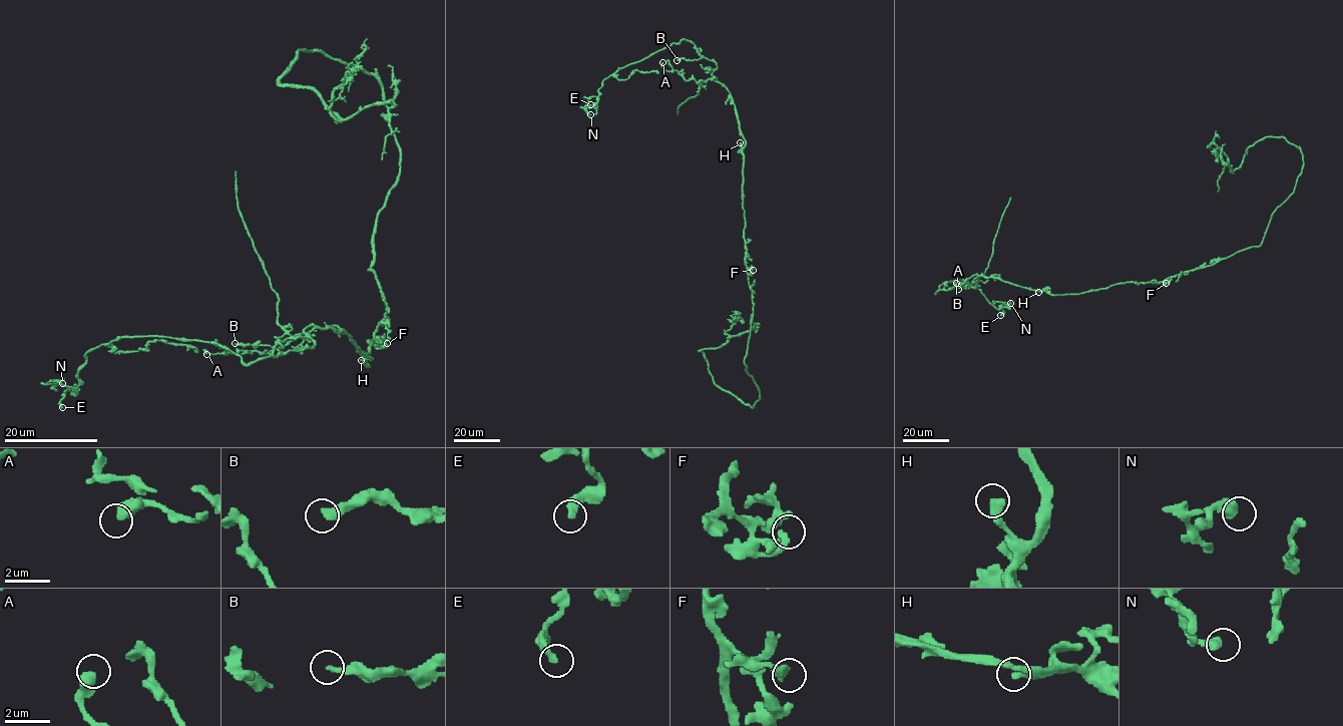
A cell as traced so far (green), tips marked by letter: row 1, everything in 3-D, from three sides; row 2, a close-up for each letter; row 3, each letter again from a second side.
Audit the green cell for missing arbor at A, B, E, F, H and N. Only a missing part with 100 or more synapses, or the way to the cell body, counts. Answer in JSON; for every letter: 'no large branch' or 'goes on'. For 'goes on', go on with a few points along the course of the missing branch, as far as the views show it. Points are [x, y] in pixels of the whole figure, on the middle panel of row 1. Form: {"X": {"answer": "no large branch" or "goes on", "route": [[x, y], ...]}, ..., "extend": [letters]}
{"A": {"answer": "no large branch"}, "B": {"answer": "no large branch"}, "E": {"answer": "no large branch"}, "F": {"answer": "no large branch"}, "H": {"answer": "no large branch"}, "N": {"answer": "no large branch"}, "extend": []}

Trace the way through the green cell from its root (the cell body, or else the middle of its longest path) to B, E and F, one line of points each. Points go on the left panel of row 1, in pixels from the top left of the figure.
B: (371, 341), (368, 365), (371, 359), (332, 328), (308, 326), (314, 345), (286, 353), (235, 343)
E: (371, 341), (368, 365), (308, 326), (312, 347), (247, 364), (118, 336), (62, 407)
F: (371, 341), (376, 340), (383, 348), (387, 343)

